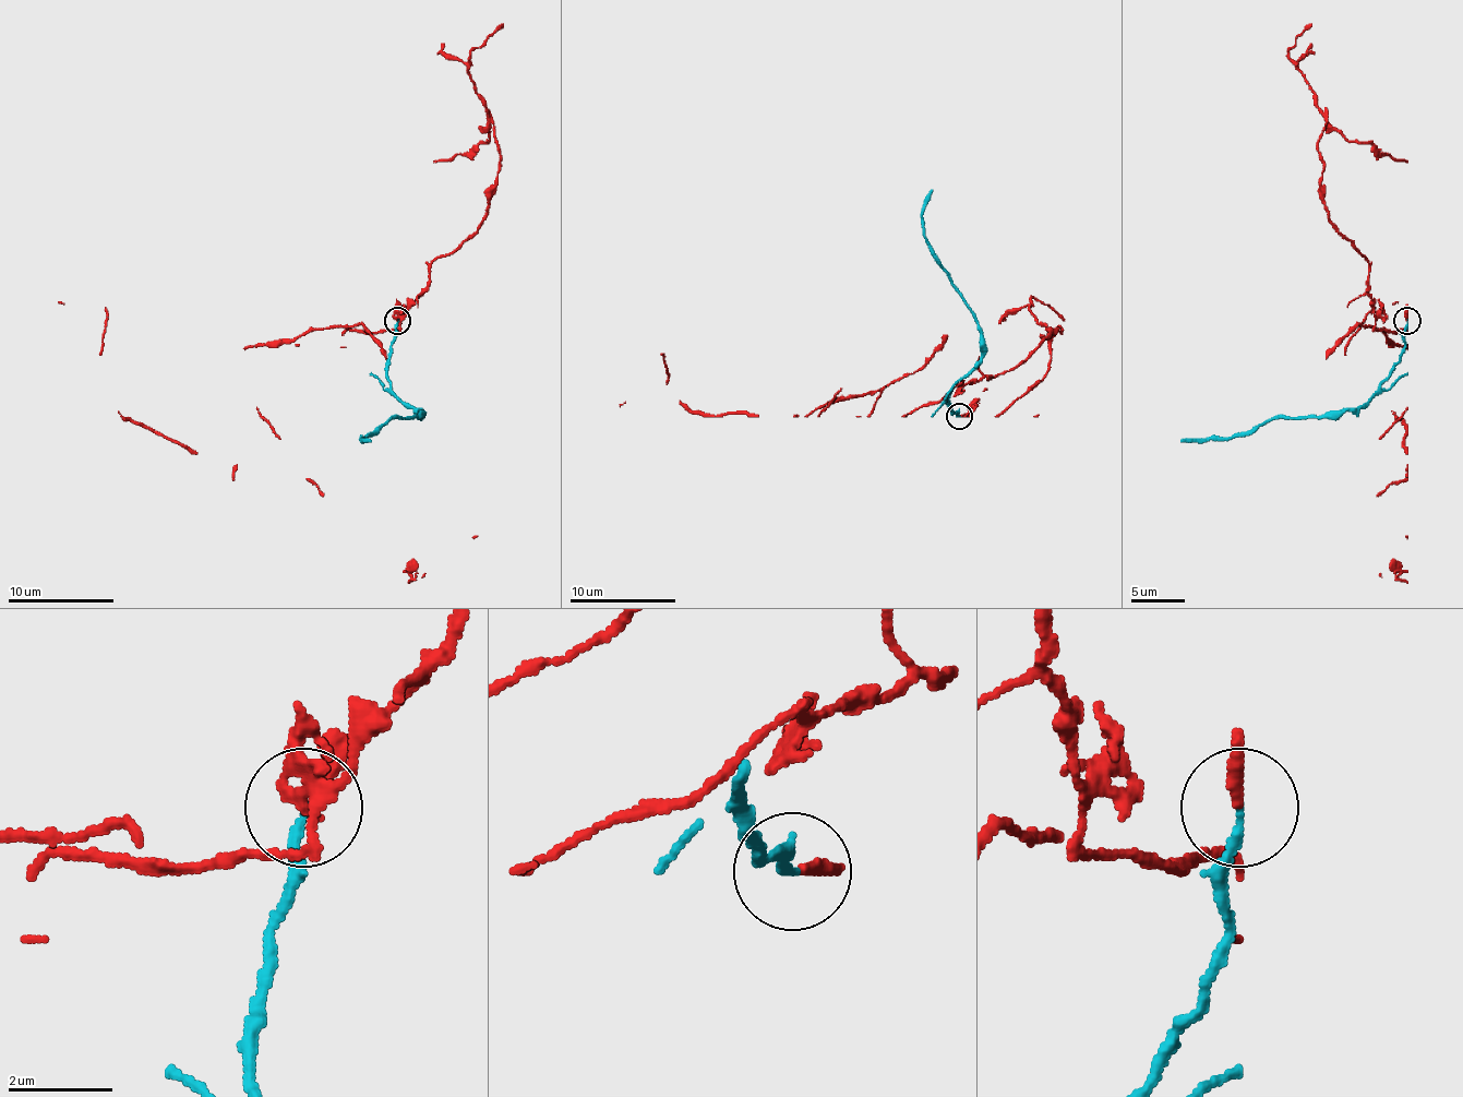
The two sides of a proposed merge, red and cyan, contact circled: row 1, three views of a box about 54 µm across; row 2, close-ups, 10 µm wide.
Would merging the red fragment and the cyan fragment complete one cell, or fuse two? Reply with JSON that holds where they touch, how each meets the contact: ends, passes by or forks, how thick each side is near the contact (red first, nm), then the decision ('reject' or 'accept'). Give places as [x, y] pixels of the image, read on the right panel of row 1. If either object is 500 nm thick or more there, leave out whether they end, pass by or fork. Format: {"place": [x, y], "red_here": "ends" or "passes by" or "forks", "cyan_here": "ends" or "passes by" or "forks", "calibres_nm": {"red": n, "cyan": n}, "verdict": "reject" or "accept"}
{"place": [1407, 320], "red_here": "ends", "cyan_here": "ends", "calibres_nm": {"red": 240, "cyan": 160}, "verdict": "reject"}

